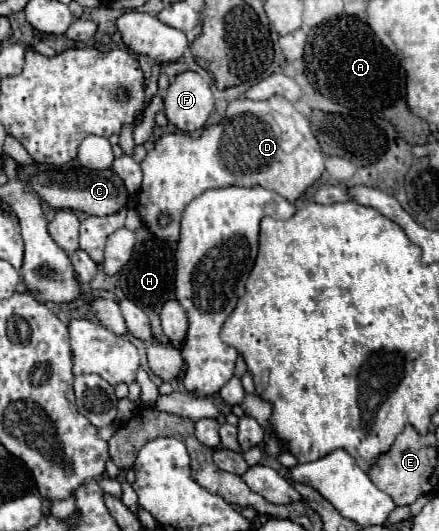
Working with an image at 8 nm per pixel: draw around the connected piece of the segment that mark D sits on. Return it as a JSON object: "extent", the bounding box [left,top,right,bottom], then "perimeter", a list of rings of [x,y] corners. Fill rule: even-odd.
{"extent":[136,95,324,243],"perimeter":[[[274,95],[266,101],[252,101],[252,99],[236,99],[228,105],[226,117],[210,127],[204,127],[200,135],[192,137],[188,133],[164,133],[158,137],[156,147],[146,153],[144,161],[140,163],[144,179],[138,191],[138,203],[136,211],[142,217],[142,223],[146,229],[156,235],[158,239],[166,243],[178,241],[180,235],[180,219],[184,207],[198,195],[202,195],[208,189],[220,189],[220,187],[264,187],[270,191],[276,191],[286,201],[294,203],[298,201],[308,187],[312,187],[320,175],[324,173],[324,153],[310,129],[308,119],[294,109],[294,105],[288,99],[282,99],[280,95]],[[168,213],[172,217],[172,223],[168,227],[158,225],[158,215]]]}

